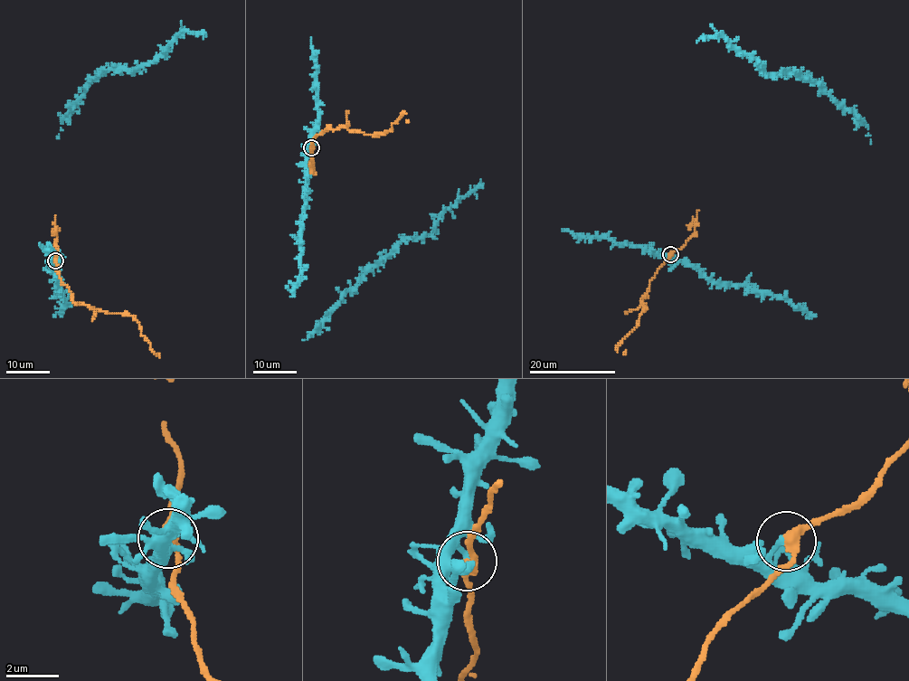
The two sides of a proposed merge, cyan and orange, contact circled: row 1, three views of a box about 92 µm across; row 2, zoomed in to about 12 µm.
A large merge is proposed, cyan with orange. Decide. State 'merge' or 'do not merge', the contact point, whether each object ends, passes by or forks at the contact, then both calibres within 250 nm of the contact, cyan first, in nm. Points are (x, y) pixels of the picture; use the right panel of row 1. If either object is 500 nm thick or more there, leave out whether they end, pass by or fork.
do not merge; place (670, 254); cyan ends; orange passes by; calibres 200 and 320 nm

